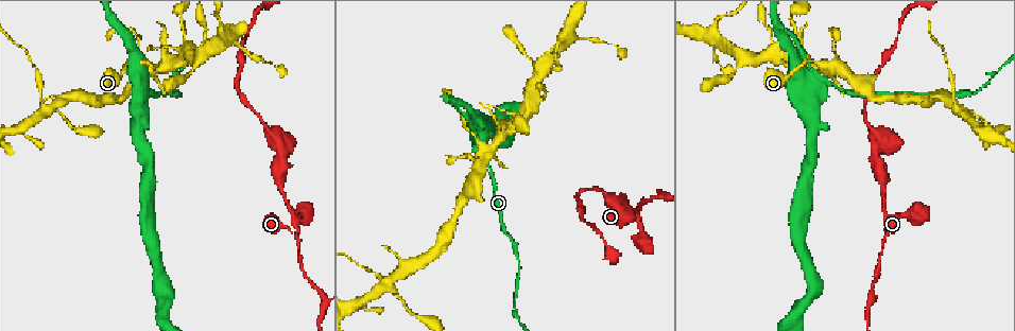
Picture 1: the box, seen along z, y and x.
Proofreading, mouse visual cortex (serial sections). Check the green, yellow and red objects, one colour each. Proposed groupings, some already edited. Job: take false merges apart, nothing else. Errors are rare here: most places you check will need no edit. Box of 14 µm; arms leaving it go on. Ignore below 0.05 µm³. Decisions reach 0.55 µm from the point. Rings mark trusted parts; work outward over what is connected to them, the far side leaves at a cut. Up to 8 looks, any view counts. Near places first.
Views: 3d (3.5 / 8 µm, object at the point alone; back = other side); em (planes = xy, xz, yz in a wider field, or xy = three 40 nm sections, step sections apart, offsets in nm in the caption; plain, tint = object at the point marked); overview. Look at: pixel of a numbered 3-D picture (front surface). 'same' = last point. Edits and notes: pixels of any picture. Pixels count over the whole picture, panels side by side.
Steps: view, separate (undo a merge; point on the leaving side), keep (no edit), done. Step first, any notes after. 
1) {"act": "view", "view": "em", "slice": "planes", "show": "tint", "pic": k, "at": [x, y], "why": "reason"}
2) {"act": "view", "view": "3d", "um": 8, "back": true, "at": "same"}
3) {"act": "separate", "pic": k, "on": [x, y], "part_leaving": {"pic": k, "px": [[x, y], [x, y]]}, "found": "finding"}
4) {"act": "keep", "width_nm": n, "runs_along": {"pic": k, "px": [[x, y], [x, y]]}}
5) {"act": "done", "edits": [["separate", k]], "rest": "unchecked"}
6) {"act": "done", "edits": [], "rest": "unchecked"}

{"act": "view", "view": "3d", "um": 3.5, "pic": 1, "at": [823, 82]}

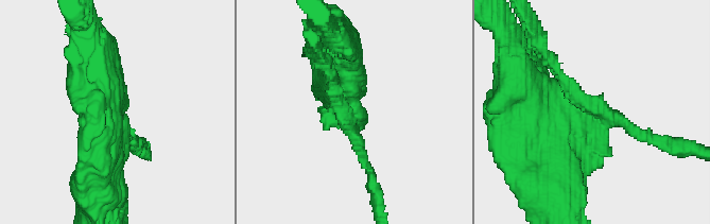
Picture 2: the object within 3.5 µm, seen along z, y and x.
{"act": "view", "view": "em", "slice": "xy", "step": 5, "show": "tint", "pic": 2, "at": [595, 110], "why": "need the tissue"}

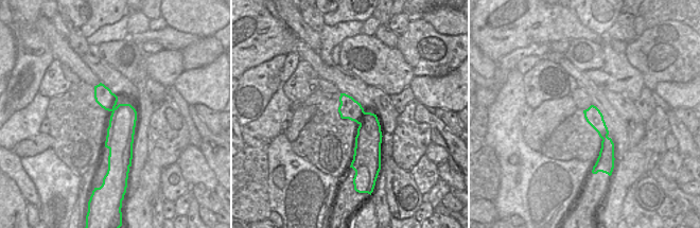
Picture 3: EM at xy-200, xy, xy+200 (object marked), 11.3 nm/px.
{"act": "keep", "runs_along": {"pic": 3, "px": [[101, 86], [118, 110], [118, 156]]}, "found": "all the same cell"}

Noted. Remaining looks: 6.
{"act": "view", "view": "3d", "um": 8, "pic": 1, "at": [137, 124]}

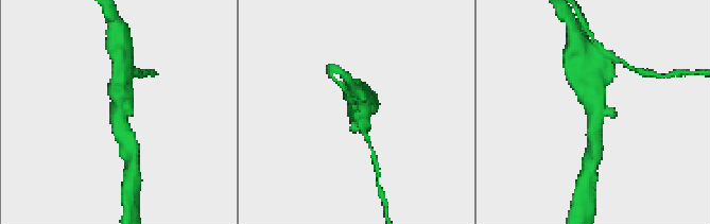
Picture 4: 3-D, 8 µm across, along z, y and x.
{"act": "view", "view": "em", "slice": "xy", "step": 2, "show": "tint", "pic": 4, "at": [597, 110], "why": "now the EM"}

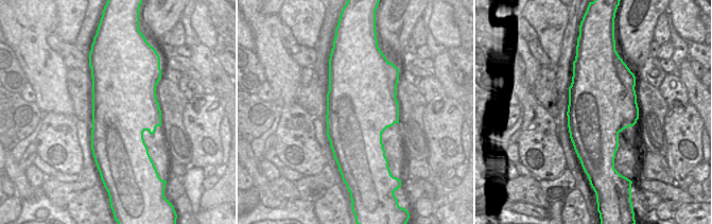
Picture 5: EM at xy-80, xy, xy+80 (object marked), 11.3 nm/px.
{"act": "keep", "runs_along": {"pic": 4, "px": [[586, 81], [595, 105], [594, 140]]}, "found": "one cell here"}

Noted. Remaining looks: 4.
{"act": "view", "view": "3d", "um": 8, "pic": 1, "at": [221, 44], "why": "sharp bend"}

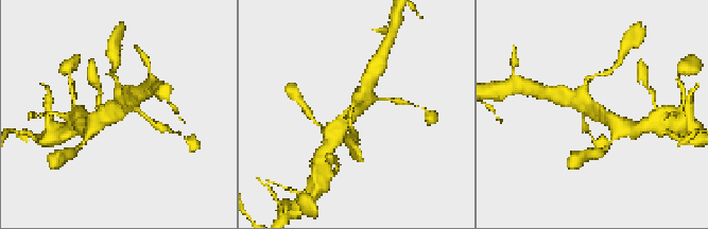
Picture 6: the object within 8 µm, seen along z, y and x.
{"act": "view", "view": "3d", "um": 3.5, "pic": 6, "at": [594, 110], "why": "closer look"}

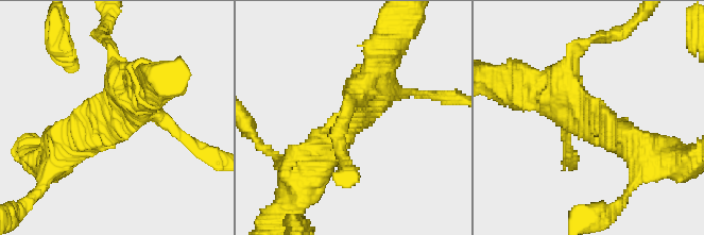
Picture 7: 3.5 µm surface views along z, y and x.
{"act": "view", "view": "em", "slice": "xy", "step": 1, "show": "tint", "pic": 7, "at": [589, 120], "why": "need the tissue"}

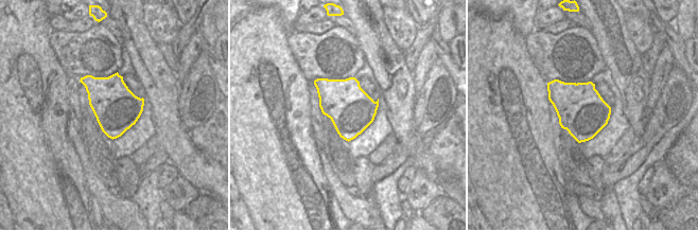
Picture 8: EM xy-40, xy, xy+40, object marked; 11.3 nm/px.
{"act": "keep", "runs_along": {"pic": 7, "px": [[308, 163], [383, 93], [380, 65]]}, "found": "all the same cell"}

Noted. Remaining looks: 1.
{"act": "done", "edits": [], "rest": "unchecked"}

